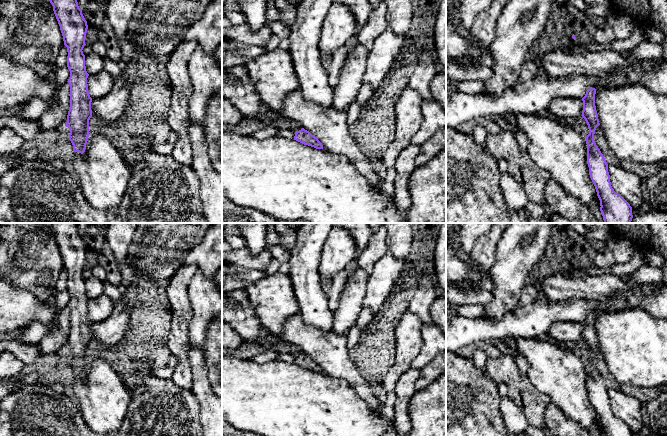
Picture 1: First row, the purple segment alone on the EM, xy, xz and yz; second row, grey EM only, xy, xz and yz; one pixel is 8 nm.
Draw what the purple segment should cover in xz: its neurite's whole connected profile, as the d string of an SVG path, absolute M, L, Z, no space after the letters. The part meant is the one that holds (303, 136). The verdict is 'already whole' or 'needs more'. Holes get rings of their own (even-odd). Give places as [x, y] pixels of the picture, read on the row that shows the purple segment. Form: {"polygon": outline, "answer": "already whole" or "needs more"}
{"polygon": "M302 128L301 130L295 132L294 140L316 149L323 149L322 143L318 140L317 137L312 135L309 131Z", "answer": "already whole"}

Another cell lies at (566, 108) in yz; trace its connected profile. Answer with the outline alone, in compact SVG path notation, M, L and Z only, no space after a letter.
M555 98L550 102L547 113L557 118L569 120L573 117L581 117L583 101L579 98Z

